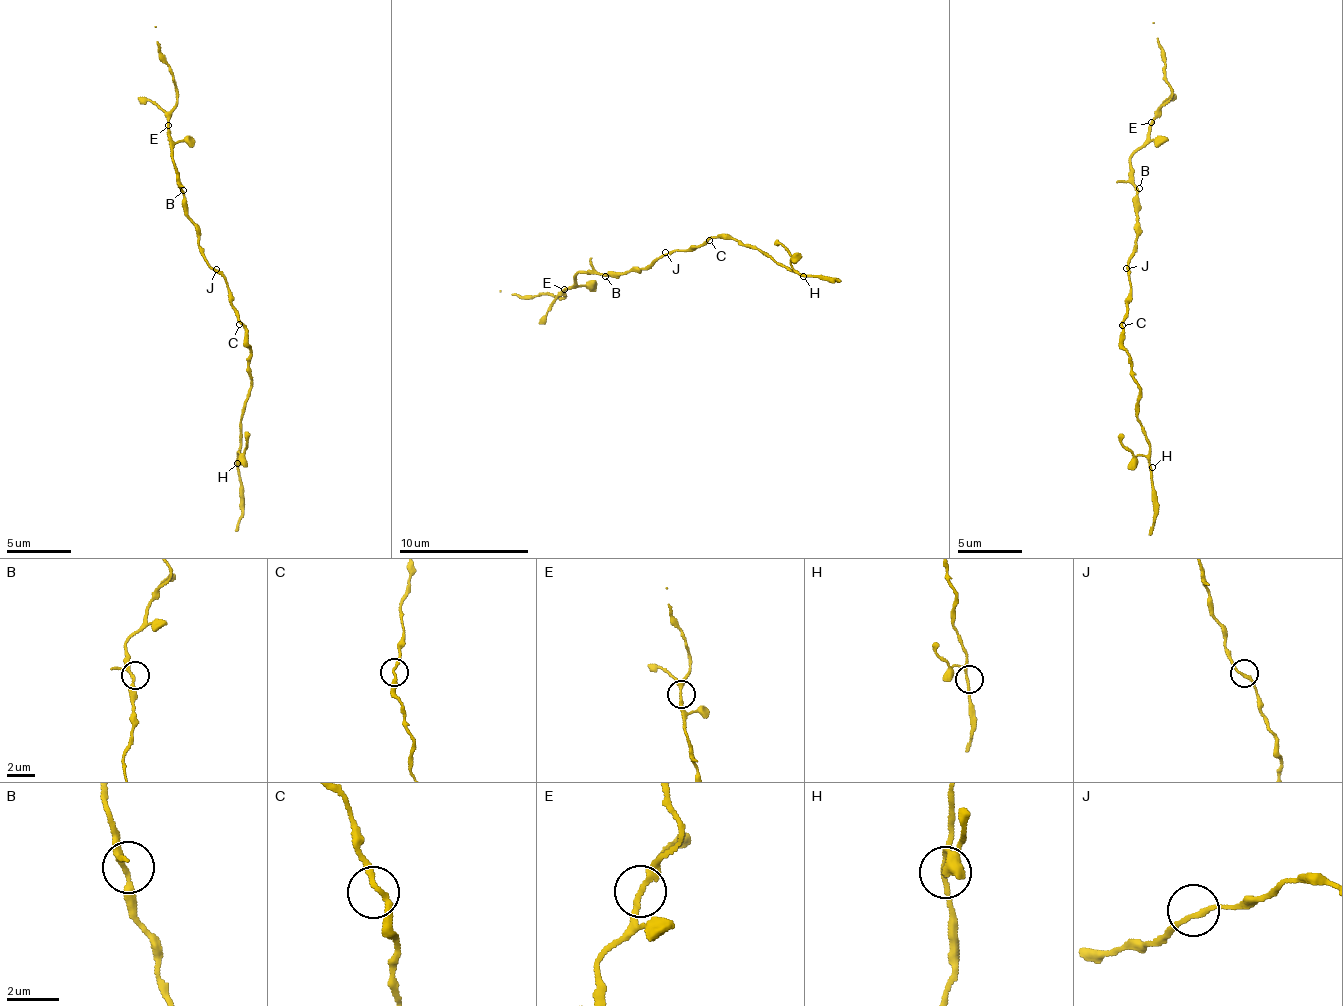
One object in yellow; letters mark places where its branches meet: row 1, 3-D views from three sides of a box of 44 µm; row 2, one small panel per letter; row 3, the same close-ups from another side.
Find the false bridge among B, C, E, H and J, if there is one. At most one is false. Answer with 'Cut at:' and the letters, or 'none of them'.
Cut at: none of them

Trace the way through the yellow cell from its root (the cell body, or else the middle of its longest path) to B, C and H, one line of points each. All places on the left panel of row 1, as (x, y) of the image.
B: (214, 272), (205, 262), (203, 249), (199, 245), (197, 223), (188, 216), (183, 190)
C: (214, 272), (226, 282), (230, 307), (235, 311), (239, 324)
H: (214, 272), (226, 282), (230, 307), (246, 331), (249, 353), (251, 397), (240, 425), (237, 463)

